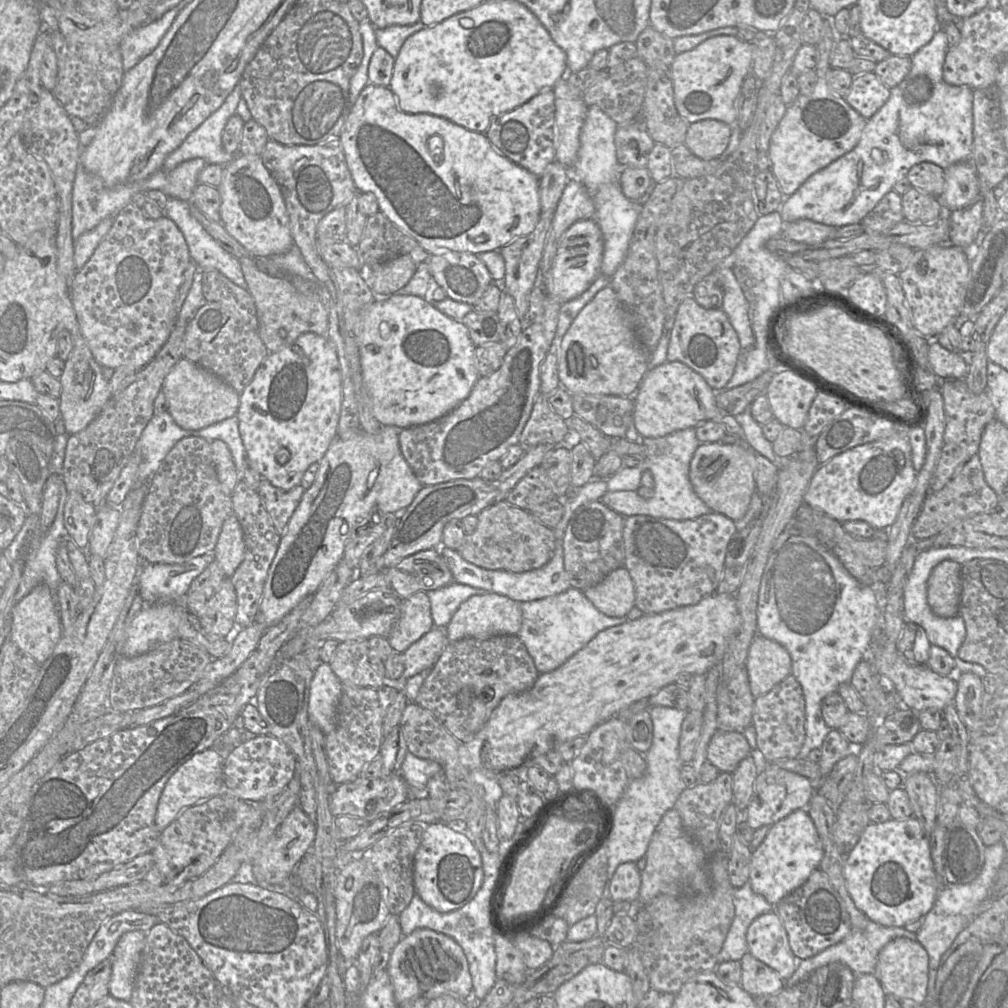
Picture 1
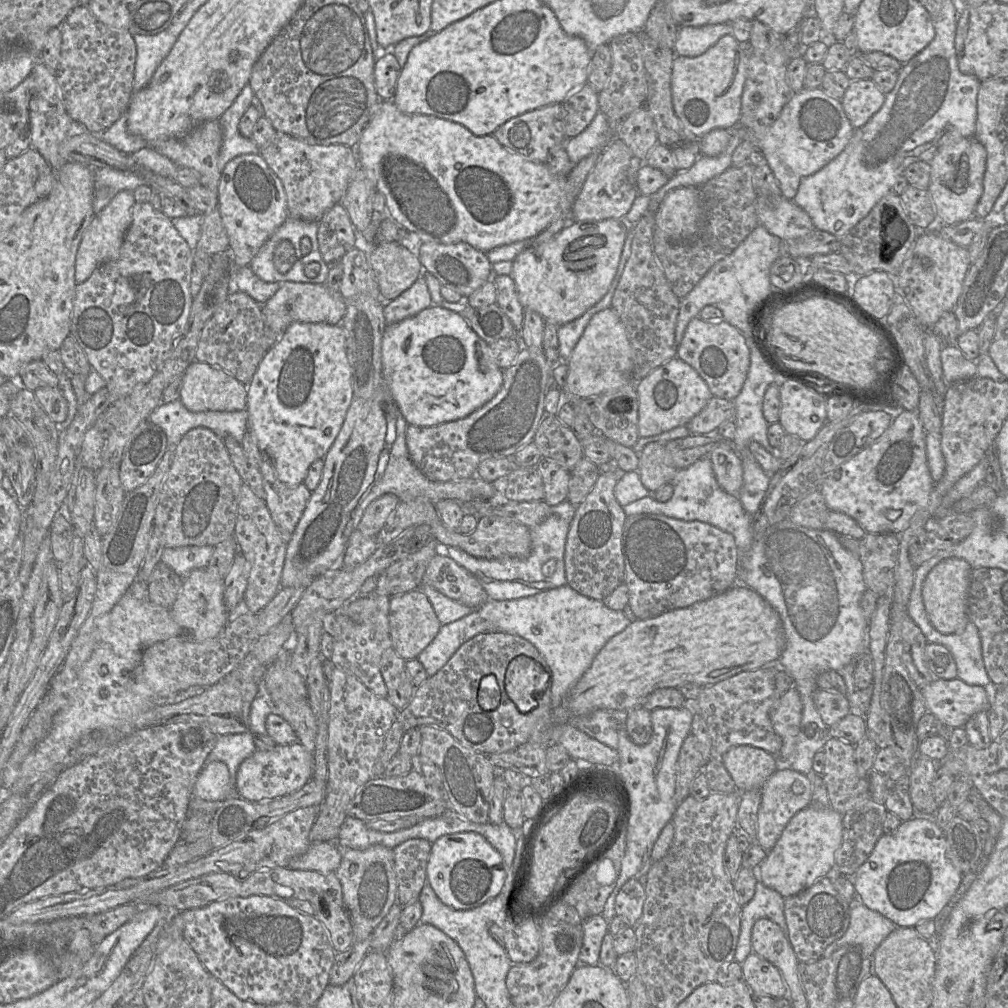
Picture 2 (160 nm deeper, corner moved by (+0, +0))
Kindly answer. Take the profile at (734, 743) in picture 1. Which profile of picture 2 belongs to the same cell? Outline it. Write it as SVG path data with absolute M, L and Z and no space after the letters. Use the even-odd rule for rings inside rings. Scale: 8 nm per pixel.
M750 745L731 747L720 759L738 792L761 790L767 779L780 766L777 756Z

